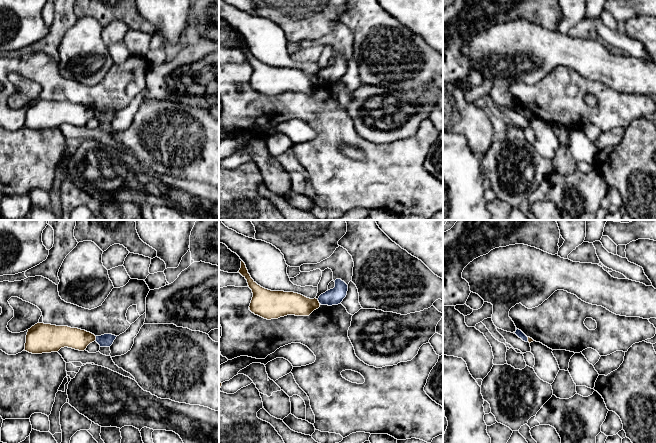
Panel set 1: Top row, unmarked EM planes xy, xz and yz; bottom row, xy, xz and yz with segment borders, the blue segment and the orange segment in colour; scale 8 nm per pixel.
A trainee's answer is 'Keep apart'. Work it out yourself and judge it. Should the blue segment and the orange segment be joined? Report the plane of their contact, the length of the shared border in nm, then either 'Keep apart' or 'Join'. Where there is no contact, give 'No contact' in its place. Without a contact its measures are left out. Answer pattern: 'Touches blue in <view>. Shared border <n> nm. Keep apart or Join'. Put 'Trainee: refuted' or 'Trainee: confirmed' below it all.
Touches blue in xy. Shared border 40 nm. Keep apart
Trainee: confirmed

